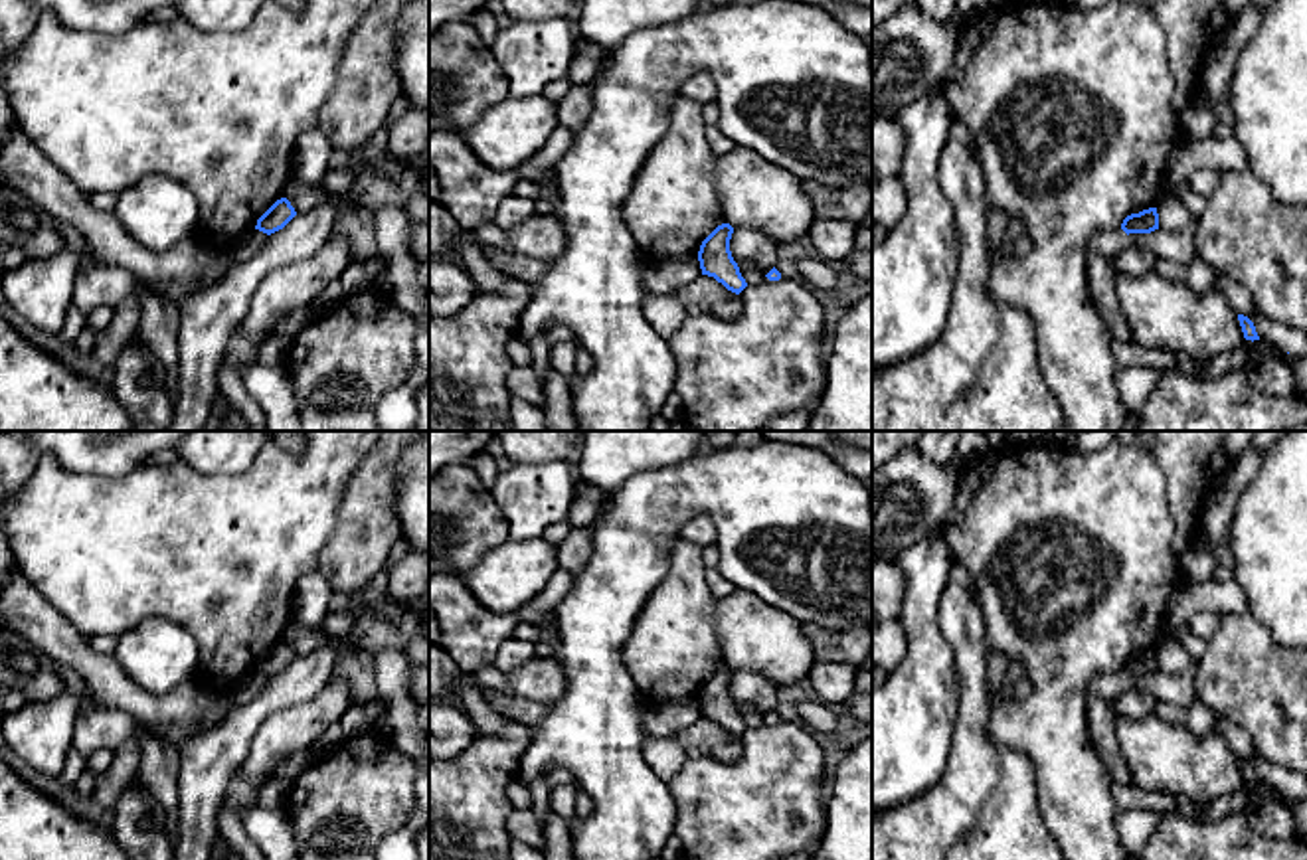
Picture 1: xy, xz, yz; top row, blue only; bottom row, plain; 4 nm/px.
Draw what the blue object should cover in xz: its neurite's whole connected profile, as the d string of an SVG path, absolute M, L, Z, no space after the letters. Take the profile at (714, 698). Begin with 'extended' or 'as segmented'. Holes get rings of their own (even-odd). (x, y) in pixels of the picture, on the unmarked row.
as segmented; M730 666L718 668L700 688L698 704L702 718L714 720L728 733L740 737L747 726L740 716L738 706L730 694L734 670Z

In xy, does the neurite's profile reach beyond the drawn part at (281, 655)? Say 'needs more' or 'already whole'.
already whole

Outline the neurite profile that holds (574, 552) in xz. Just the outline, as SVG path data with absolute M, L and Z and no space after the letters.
M591 526L571 528L569 536L558 546L558 561L569 573L581 569L591 558Z

